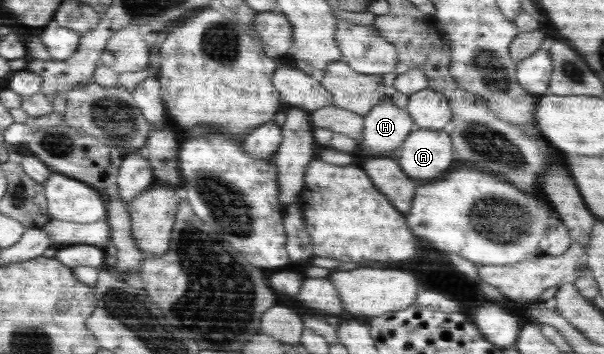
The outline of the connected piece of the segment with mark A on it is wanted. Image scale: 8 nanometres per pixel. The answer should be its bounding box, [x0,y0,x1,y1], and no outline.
[396,127,455,181]

